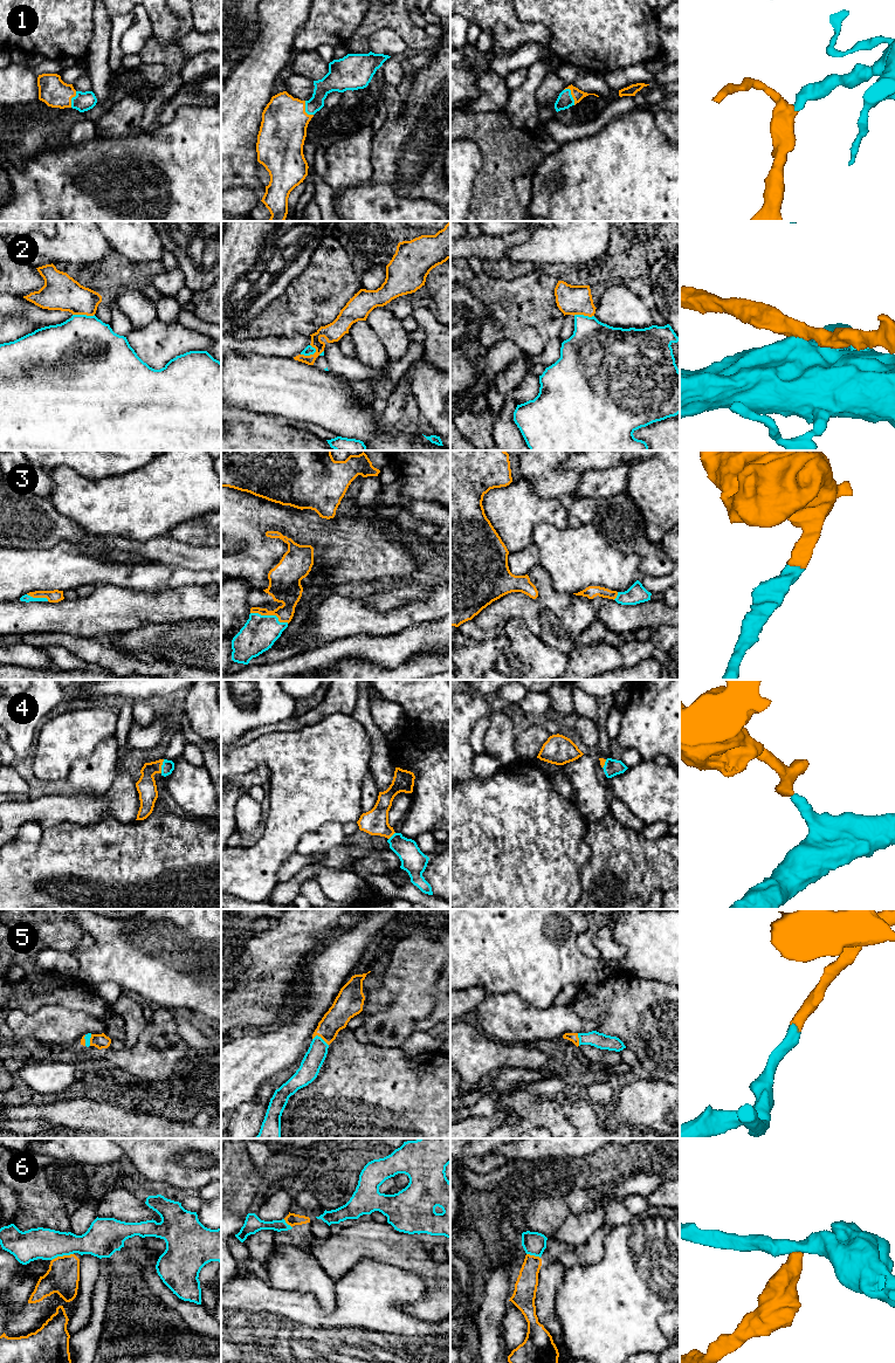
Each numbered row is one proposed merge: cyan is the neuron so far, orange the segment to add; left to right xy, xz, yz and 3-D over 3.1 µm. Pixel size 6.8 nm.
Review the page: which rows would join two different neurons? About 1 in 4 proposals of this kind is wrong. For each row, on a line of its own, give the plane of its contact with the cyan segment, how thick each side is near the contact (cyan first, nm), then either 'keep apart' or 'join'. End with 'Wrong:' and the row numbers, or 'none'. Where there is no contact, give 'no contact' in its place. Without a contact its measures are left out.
1: meets cyan in yz; 110 nm thick on the cyan side, 80 nm on the other; join
2: meets cyan in xz; 70 nm thick on the cyan side, 130 nm on the other; keep apart
3: meets cyan in xz; 240 nm thick on the cyan side, 220 nm on the other; join
4: meets cyan in xy; 90 nm thick on the cyan side, 140 nm on the other; join
5: meets cyan in xz; 140 nm thick on the cyan side, 160 nm on the other; join
6: meets cyan in xy; 220 nm thick on the cyan side, 220 nm on the other; keep apart
Wrong: 2, 6

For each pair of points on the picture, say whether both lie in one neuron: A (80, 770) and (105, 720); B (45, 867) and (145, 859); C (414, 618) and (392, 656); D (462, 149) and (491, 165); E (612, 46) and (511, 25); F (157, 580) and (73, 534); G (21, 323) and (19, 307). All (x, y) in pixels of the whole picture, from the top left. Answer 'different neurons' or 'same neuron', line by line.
A: different neurons
B: same neuron
C: different neurons
D: different neurons
E: different neurons
F: different neurons
G: different neurons

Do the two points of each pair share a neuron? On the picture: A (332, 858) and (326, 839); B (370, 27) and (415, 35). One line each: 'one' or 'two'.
A: two
B: one

